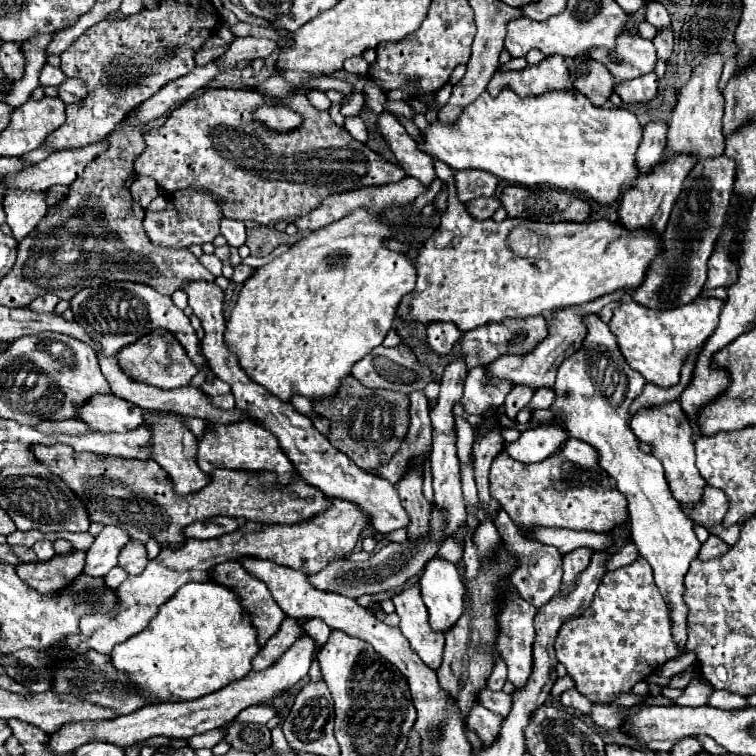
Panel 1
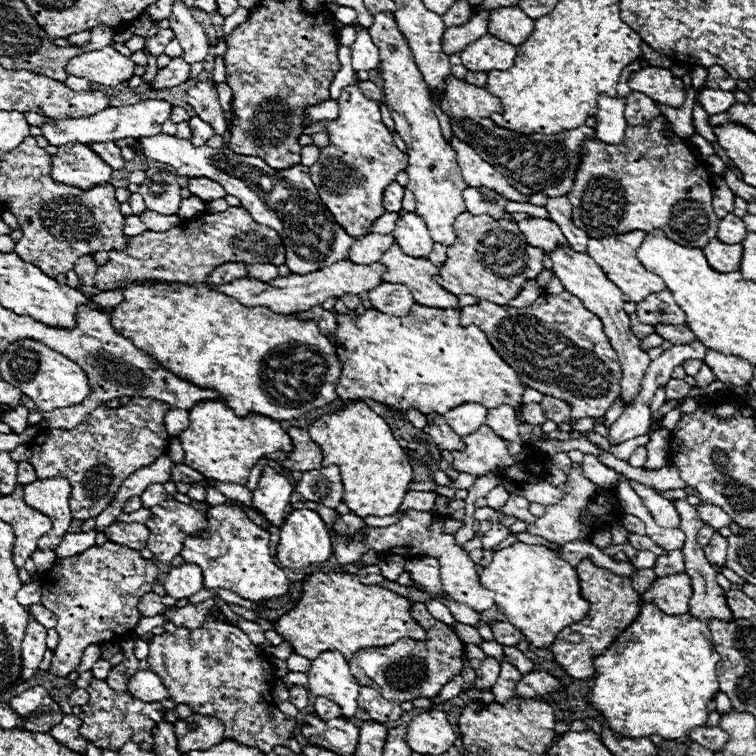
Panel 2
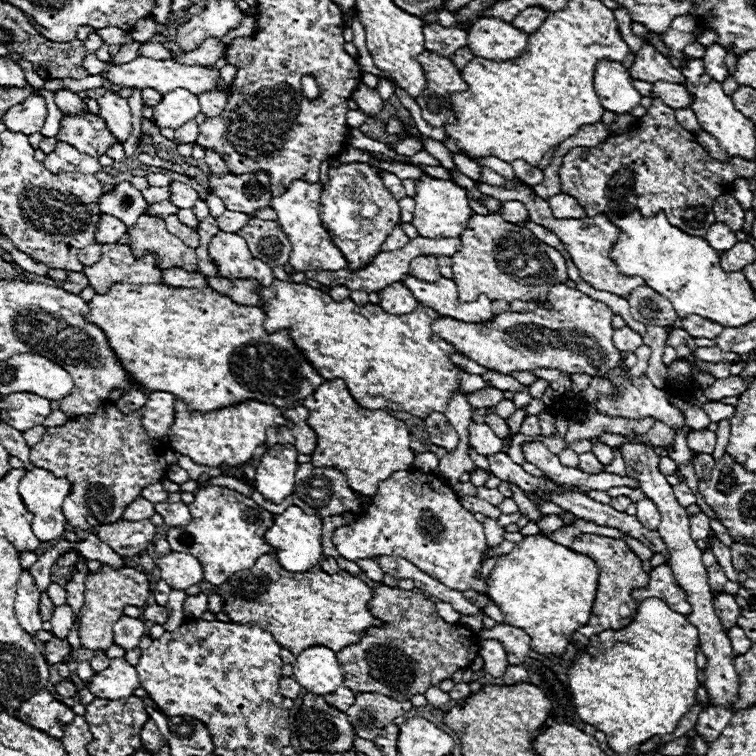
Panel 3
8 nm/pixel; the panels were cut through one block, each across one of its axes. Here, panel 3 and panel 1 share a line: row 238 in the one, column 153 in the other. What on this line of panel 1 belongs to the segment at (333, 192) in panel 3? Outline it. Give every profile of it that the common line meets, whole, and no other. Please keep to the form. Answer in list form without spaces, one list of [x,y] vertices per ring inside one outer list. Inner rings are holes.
[[[164,334],[164,336],[148,336],[140,342],[134,342],[126,348],[122,348],[118,354],[118,364],[122,366],[122,370],[126,370],[128,376],[132,376],[138,382],[146,382],[158,388],[180,388],[180,386],[188,386],[190,380],[198,374],[198,368],[192,364],[192,360],[186,356],[186,352],[182,352],[182,346],[178,344],[178,340],[174,340],[172,336]]]

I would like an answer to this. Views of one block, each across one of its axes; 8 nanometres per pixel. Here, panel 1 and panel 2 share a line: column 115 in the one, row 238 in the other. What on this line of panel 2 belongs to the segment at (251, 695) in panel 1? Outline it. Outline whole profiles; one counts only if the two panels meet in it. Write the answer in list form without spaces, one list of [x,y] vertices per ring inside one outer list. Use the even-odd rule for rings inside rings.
[[[728,214],[720,220],[716,236],[718,240],[724,240],[724,244],[738,244],[746,238],[746,226],[738,216]]]

